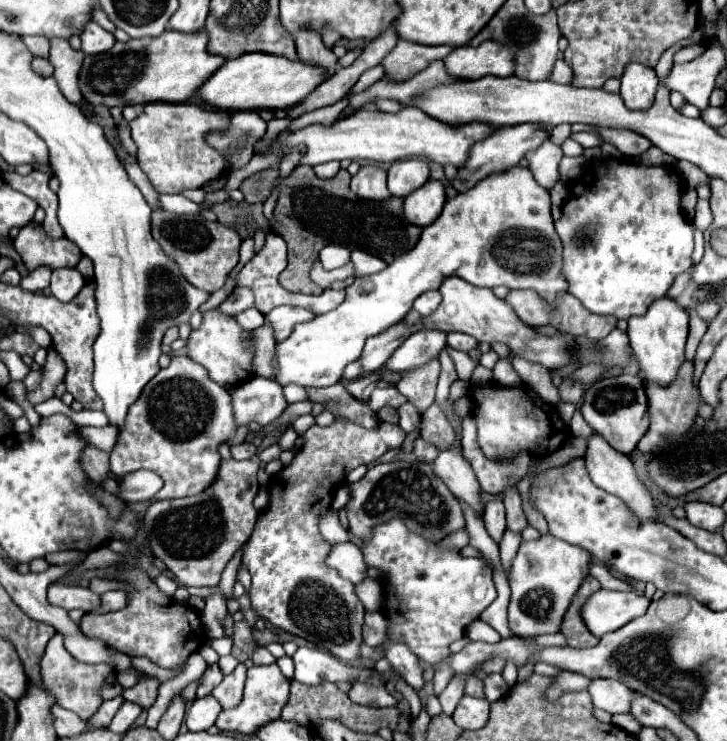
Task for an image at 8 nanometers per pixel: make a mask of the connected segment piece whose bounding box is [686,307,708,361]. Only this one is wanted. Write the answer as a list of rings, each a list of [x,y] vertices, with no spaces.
[[[688,307],[688,313],[690,313],[690,335],[688,335],[688,341],[686,341],[686,361],[692,361],[694,359],[694,353],[696,353],[696,347],[702,339],[702,335],[706,333],[706,321],[702,321],[696,311],[692,307]]]

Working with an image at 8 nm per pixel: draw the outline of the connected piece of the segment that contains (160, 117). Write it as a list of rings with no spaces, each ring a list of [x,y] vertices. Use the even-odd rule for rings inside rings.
[[[188,103],[144,105],[144,111],[134,121],[130,121],[130,129],[132,129],[132,139],[138,145],[138,163],[158,193],[180,193],[184,189],[200,189],[206,181],[228,173],[226,159],[204,141],[204,135],[210,129],[224,129],[228,125],[228,119],[230,115],[226,111],[222,113],[222,111],[206,109],[200,105],[188,105]]]

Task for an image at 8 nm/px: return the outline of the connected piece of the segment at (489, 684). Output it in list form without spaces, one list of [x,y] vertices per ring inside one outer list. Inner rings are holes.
[[[492,673],[492,675],[488,675],[488,677],[484,679],[484,697],[486,697],[490,703],[496,701],[496,699],[500,699],[500,697],[504,695],[504,691],[506,691],[506,683],[504,683],[502,675]]]

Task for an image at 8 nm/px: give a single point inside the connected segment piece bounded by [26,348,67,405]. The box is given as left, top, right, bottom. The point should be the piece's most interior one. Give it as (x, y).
(53, 371)

